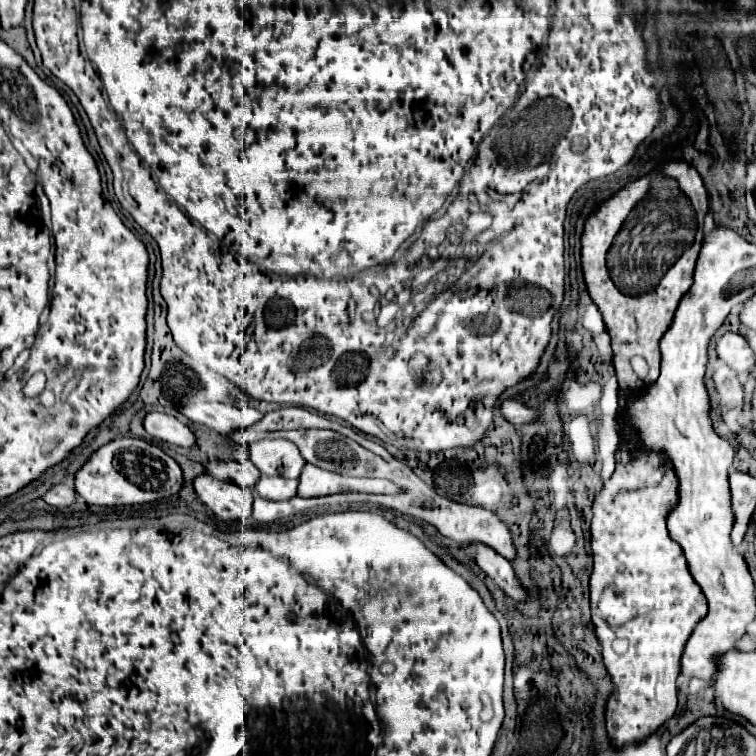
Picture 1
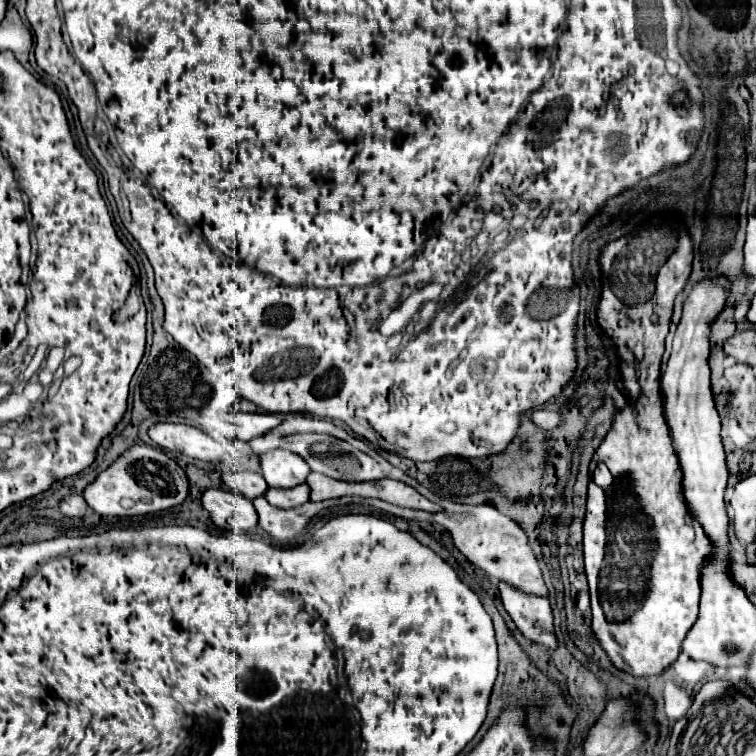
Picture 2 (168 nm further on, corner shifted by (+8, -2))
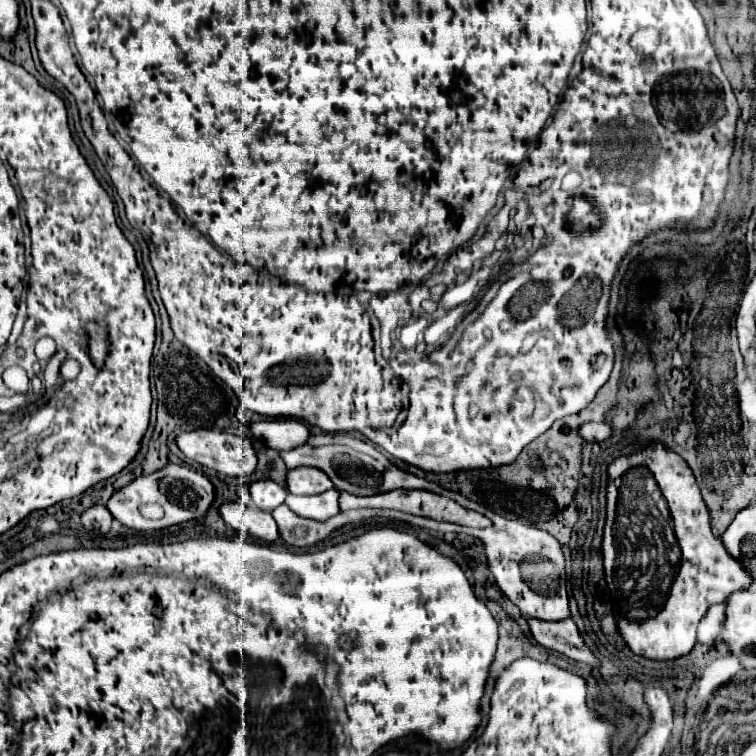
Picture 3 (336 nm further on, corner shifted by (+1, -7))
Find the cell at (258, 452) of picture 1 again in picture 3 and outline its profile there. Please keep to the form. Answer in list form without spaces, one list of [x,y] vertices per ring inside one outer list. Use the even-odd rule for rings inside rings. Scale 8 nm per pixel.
[[[296,467],[286,475],[286,489],[294,495],[318,495],[332,489],[332,481],[314,467]]]

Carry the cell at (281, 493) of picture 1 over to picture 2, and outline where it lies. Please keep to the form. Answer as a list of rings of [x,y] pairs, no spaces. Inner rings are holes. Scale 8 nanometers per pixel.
[[[301,484],[297,488],[289,488],[289,490],[269,488],[265,498],[269,504],[273,504],[277,508],[295,508],[299,504],[309,502],[309,494],[311,494],[311,488],[307,484]]]

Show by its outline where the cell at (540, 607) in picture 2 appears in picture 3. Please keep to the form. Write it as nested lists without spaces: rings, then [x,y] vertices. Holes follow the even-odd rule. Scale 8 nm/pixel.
[[[528,619],[530,633],[536,639],[538,645],[544,649],[556,651],[566,655],[568,659],[582,661],[588,665],[598,665],[596,655],[584,645],[578,627],[574,625],[572,619],[562,619],[562,621],[542,621],[542,619]]]

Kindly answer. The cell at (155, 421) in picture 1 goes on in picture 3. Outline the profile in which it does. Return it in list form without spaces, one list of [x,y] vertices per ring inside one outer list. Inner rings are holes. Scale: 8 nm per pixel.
[[[196,429],[196,431],[180,433],[176,437],[176,445],[188,459],[198,461],[200,465],[214,469],[218,473],[224,473],[224,475],[232,475],[232,477],[243,480],[248,475],[252,475],[256,469],[256,451],[254,451],[248,437],[220,433],[220,431],[212,431],[212,429]]]

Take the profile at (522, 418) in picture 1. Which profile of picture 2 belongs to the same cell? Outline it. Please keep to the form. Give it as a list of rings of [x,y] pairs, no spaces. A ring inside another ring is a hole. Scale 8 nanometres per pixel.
[[[545,408],[545,410],[537,410],[533,412],[533,422],[537,426],[541,426],[543,430],[553,430],[557,426],[561,426],[563,422],[563,414],[557,410],[557,408]]]

